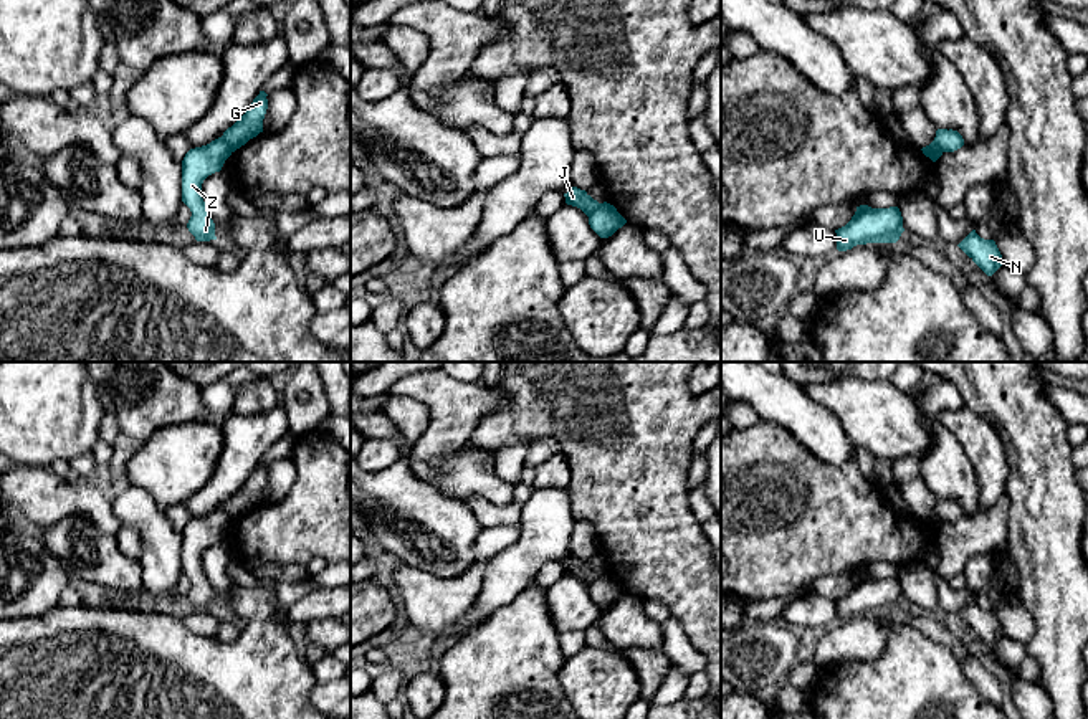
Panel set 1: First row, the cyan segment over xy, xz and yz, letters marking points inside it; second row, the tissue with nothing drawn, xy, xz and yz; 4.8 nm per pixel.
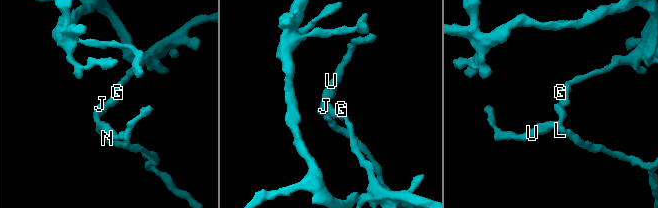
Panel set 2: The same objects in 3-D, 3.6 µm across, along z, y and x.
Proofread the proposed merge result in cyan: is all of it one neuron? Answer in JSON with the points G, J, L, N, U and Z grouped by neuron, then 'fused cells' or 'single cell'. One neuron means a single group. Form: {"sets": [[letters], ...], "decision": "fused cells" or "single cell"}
{"sets": [["G"], ["J", "L", "N", "U", "Z"]], "decision": "fused cells"}

